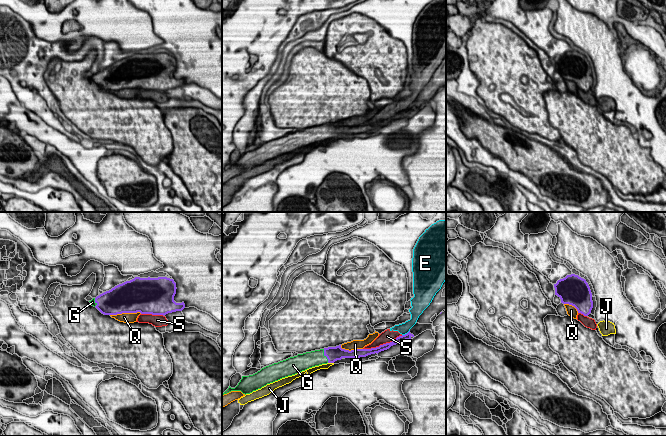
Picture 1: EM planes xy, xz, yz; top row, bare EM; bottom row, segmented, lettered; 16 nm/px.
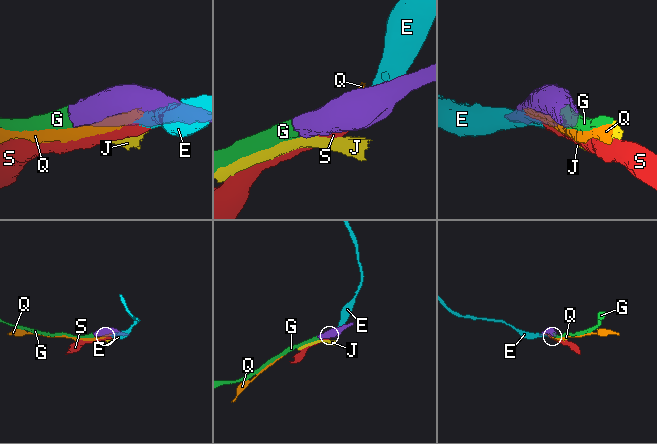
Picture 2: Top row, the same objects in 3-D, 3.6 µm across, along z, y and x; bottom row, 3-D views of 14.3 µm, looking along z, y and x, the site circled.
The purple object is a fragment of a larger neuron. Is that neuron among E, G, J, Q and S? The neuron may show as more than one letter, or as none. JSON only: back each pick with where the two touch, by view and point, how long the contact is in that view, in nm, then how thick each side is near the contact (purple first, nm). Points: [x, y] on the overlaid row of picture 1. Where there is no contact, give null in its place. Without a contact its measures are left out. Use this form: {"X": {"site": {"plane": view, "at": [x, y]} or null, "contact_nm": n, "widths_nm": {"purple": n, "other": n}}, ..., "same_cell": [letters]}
{"G": {"site": {"plane": "xz", "at": [325, 355]}, "contact_nm": 240, "widths_nm": {"purple": 240, "other": 260}}, "same_cell": ["G"]}

